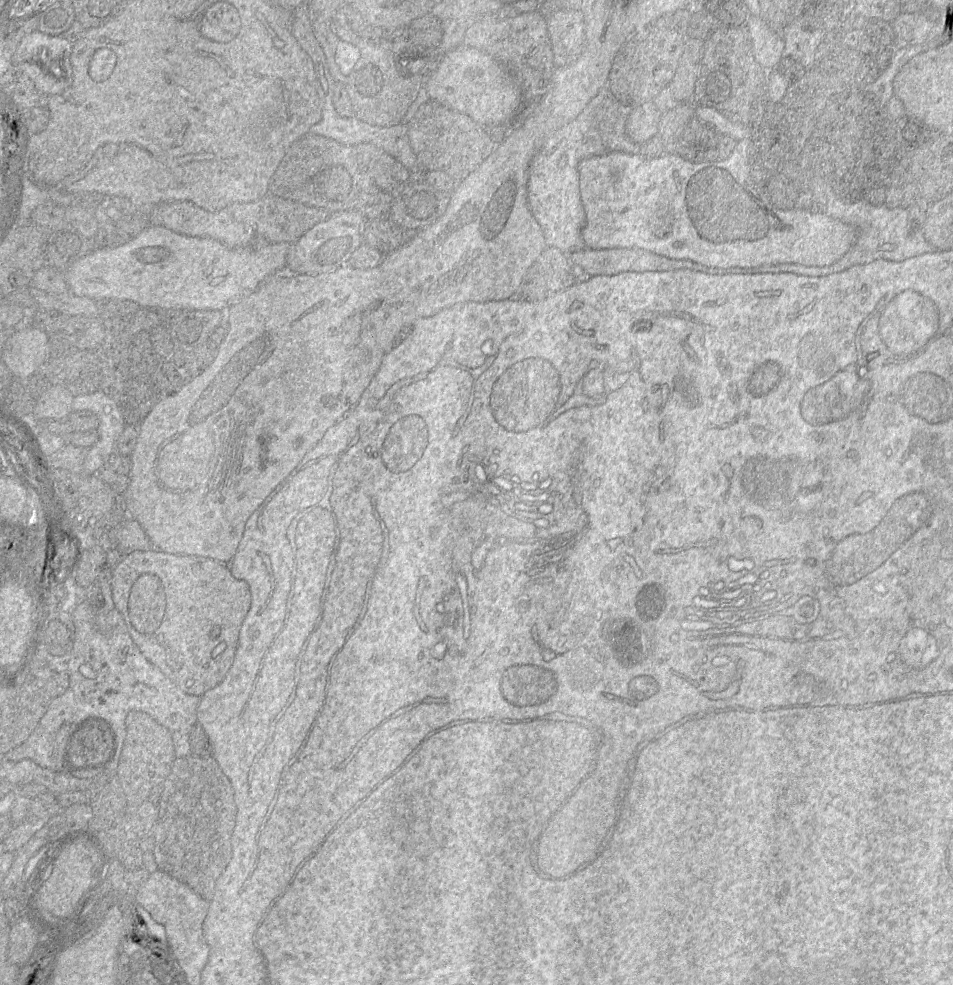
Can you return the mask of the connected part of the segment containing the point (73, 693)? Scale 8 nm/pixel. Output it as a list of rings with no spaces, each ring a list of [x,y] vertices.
[[[103,565],[102,569],[94,583],[88,586],[90,596],[73,609],[74,646],[67,670],[69,686],[62,695],[49,701],[46,712],[29,737],[21,745],[4,754],[9,761],[19,762],[23,759],[30,759],[42,768],[50,768],[50,757],[59,728],[64,723],[80,723],[90,717],[103,718],[110,724],[115,738],[115,755],[113,759],[119,759],[126,736],[126,716],[131,710],[139,710],[148,714],[169,731],[176,758],[191,754],[190,732],[197,723],[197,707],[201,696],[183,692],[141,653],[134,644],[122,615],[113,603],[111,593],[113,573],[110,572],[107,566],[104,567]]]

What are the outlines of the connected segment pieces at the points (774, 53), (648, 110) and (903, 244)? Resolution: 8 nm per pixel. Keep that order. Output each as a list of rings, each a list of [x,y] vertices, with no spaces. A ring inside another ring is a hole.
[[[752,15],[746,29],[756,62],[767,71],[776,69],[784,49],[784,41],[779,32],[772,29],[760,16]]]
[[[652,101],[635,107],[626,119],[626,135],[638,145],[647,142],[657,135],[661,115]]]
[[[812,176],[810,179],[810,190],[814,204],[811,212],[820,212],[831,218],[845,222],[857,231],[857,238],[853,246],[835,263],[824,266],[803,266],[800,264],[774,264],[760,267],[776,267],[765,273],[793,273],[808,277],[821,277],[833,273],[842,272],[857,265],[871,263],[875,260],[889,260],[894,262],[920,256],[926,253],[937,251],[924,238],[923,232],[913,232],[909,228],[908,212],[903,206],[888,208],[885,205],[875,206],[865,200],[856,203],[845,203],[840,200],[830,189],[827,183],[819,176]]]

